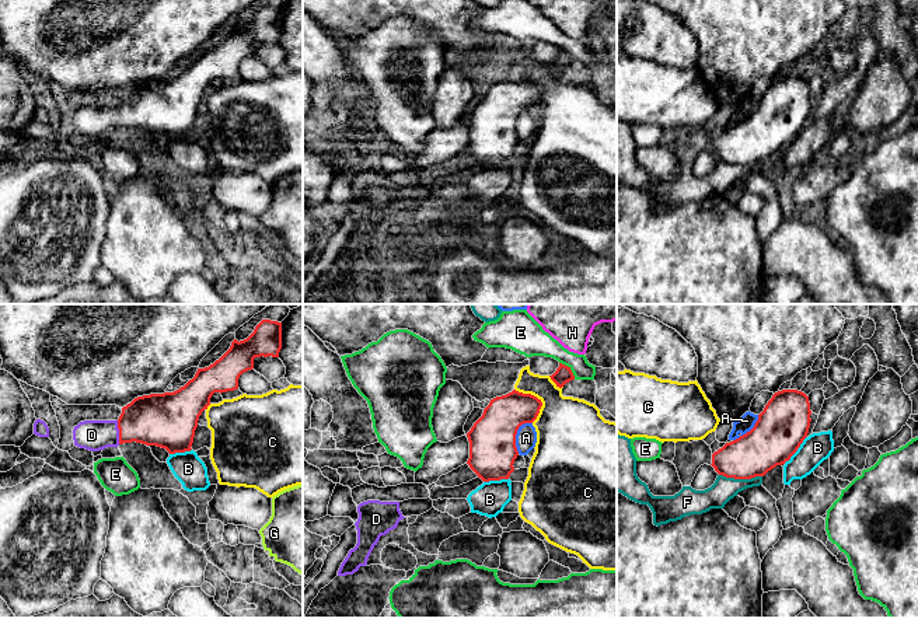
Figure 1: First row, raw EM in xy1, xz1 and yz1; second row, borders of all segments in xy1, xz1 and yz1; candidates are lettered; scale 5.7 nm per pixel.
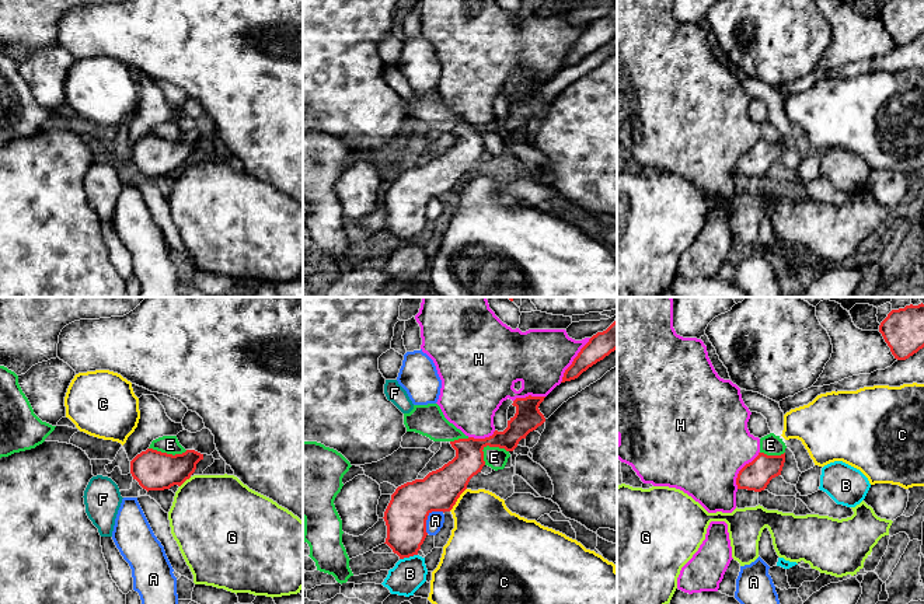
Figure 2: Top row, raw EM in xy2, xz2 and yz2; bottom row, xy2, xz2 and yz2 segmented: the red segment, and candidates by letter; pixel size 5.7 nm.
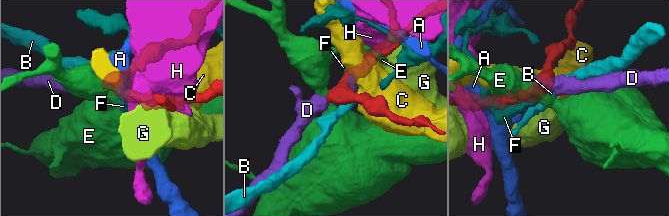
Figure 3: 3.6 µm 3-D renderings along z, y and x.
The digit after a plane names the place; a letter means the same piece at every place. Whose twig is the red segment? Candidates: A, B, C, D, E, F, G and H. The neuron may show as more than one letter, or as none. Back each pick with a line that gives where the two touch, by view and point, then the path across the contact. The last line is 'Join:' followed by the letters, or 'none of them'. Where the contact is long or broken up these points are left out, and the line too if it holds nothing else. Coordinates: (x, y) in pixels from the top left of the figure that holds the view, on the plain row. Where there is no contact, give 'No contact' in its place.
D: Touches red at xy1 (119, 118). Path across: xy1 (159, 105), (140, 107), (119, 118), (91, 121)
Join: D

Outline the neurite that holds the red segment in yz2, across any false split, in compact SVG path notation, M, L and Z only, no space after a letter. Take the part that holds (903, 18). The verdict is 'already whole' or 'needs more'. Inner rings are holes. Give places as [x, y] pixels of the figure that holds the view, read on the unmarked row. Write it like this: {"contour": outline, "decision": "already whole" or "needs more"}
{"contour": "M888 0L879 18L897 46L906 46L924 34L924 0Z", "decision": "already whole"}

